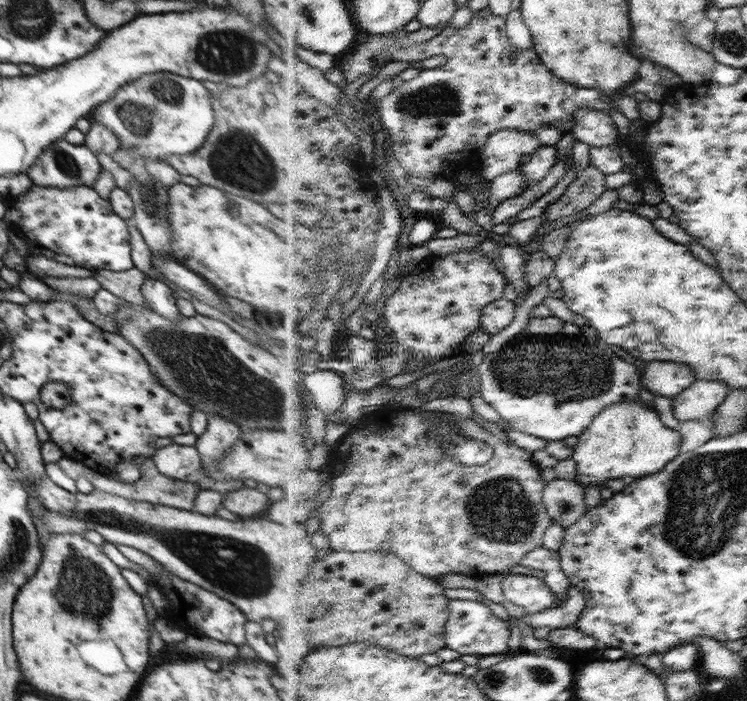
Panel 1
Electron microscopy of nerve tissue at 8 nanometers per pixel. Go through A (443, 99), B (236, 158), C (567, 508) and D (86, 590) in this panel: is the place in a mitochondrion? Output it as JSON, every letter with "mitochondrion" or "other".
{"A":"mitochondrion","B":"mitochondrion","C":"mitochondrion","D":"mitochondrion"}

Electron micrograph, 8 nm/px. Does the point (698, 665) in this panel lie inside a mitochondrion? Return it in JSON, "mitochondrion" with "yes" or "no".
{"mitochondrion":"no"}

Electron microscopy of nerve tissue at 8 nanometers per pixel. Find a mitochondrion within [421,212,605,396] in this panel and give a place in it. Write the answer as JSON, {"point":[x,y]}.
{"point":[503,376]}

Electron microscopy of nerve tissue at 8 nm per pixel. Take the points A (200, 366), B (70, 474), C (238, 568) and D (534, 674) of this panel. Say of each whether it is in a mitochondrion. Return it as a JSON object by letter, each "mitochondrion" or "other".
{"A":"mitochondrion","B":"other","C":"mitochondrion","D":"mitochondrion"}

